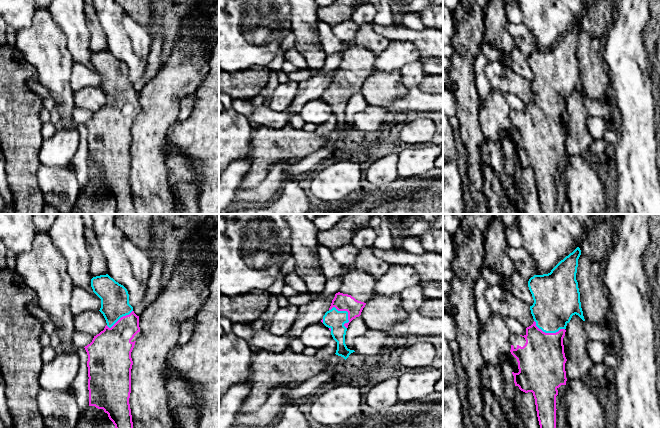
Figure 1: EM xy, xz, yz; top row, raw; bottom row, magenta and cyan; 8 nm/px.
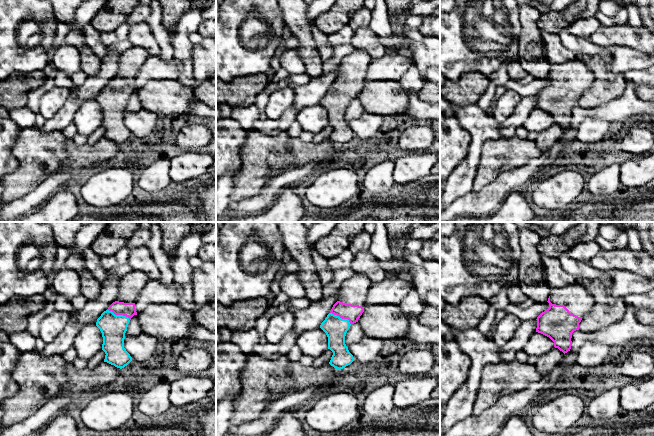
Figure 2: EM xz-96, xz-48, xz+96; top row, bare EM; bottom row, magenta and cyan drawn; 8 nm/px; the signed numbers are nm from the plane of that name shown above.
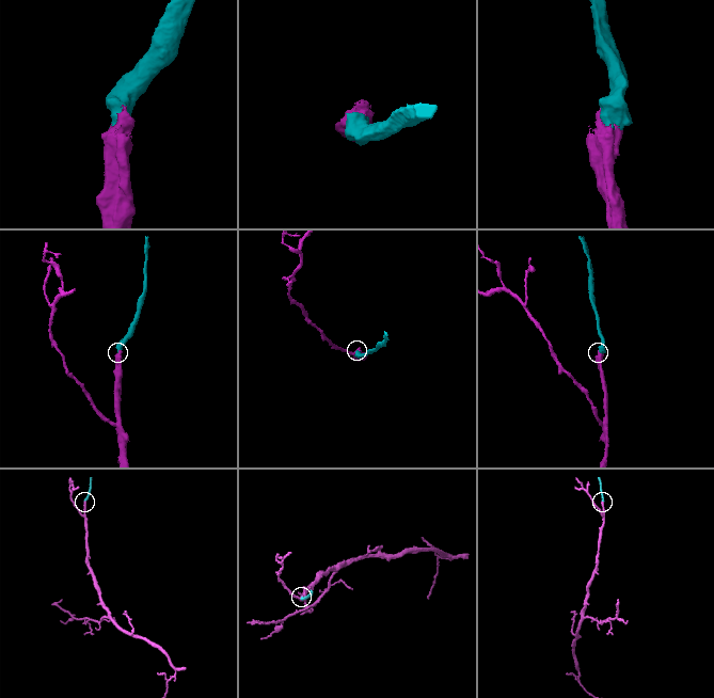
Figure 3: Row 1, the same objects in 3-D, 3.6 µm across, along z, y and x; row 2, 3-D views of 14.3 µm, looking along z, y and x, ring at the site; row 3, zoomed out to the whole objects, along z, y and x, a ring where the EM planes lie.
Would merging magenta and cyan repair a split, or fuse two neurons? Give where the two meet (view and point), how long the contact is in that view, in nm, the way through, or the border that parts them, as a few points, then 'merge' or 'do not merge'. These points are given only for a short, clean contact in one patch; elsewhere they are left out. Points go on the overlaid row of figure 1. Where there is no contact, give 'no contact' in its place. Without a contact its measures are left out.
xz (347, 311) | 220 nm | merge

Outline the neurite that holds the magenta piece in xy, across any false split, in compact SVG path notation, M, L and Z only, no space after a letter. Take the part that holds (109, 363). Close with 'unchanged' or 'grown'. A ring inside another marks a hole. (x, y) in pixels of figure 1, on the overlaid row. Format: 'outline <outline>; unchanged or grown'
outline M108 274L91 279L93 292L101 299L100 312L107 325L85 346L88 355L89 406L103 409L115 428L133 428L129 398L131 393L131 352L140 337L139 316L129 304L127 289Z; grown

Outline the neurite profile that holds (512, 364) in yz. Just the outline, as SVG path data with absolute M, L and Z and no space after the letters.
M509 352L507 355L506 363L508 370L514 373L519 372L517 359L511 354L511 352Z

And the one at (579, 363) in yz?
M575 314L568 324L570 357L565 363L565 371L566 378L569 380L586 375L594 365L586 348L590 338L585 329L585 323Z

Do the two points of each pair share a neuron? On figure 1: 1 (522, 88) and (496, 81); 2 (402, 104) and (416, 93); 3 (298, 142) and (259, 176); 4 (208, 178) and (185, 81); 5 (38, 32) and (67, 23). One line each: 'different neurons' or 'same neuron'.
1: same neuron
2: same neuron
3: same neuron
4: different neurons
5: different neurons

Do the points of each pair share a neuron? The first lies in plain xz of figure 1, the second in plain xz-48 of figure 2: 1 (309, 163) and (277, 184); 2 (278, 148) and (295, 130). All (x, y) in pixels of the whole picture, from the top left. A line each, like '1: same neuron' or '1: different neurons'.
1: same neuron
2: different neurons

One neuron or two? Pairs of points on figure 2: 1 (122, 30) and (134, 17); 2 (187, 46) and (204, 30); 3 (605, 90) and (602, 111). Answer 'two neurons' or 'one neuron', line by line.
1: two neurons
2: two neurons
3: two neurons

